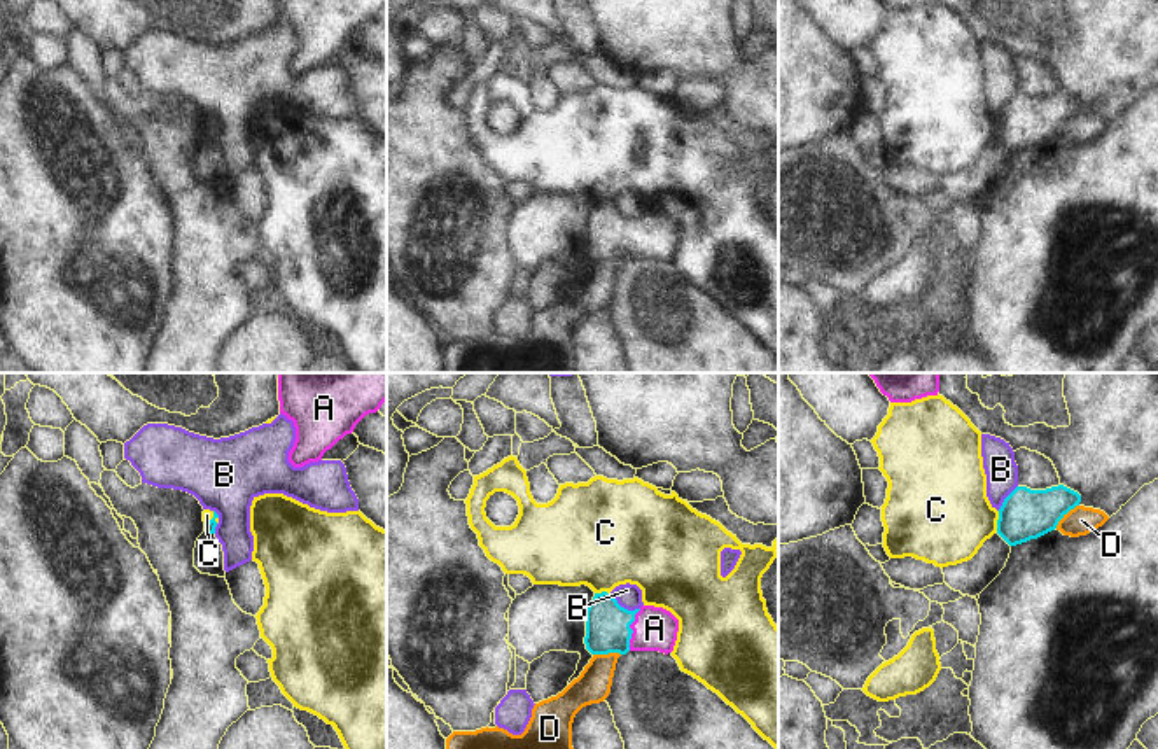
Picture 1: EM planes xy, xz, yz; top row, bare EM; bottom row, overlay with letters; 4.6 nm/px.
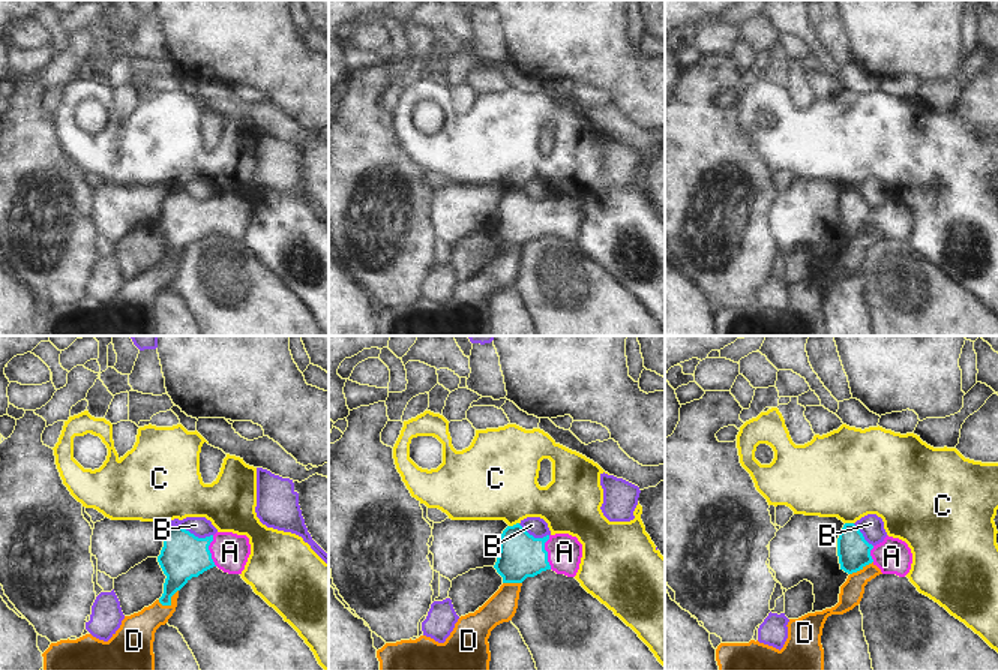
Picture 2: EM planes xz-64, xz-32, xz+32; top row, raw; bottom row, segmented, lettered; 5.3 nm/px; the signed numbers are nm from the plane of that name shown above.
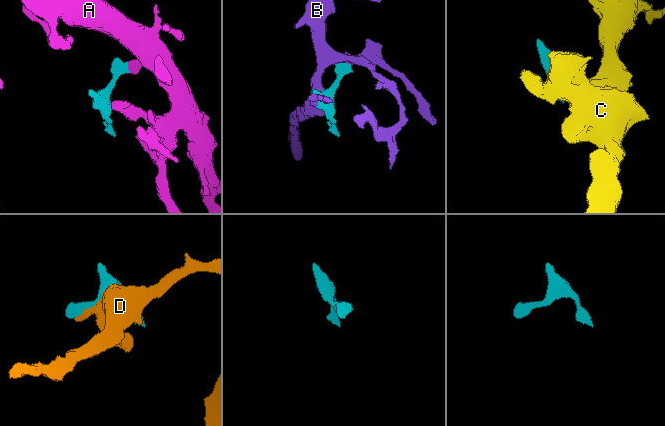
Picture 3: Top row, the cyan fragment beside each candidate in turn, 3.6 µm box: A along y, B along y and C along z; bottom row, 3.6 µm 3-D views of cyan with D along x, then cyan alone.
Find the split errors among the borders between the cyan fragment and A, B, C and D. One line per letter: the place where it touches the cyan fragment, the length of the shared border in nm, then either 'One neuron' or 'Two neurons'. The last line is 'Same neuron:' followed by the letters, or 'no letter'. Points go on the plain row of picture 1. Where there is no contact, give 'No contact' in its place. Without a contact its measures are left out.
A: Touches cyan at xz (632, 238). Shared border 200 nm. One neuron
B: Touches cyan at xz (623, 216). Shared border 160 nm. Two neurons
C: Touches cyan at yz (997, 130). Shared border 100 nm. Two neurons
D: Touches cyan at yz (1066, 121). Shared border 160 nm. Two neurons
Same neuron: A.

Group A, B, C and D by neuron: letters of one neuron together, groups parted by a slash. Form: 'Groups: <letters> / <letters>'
Groups: A / B / C / D.

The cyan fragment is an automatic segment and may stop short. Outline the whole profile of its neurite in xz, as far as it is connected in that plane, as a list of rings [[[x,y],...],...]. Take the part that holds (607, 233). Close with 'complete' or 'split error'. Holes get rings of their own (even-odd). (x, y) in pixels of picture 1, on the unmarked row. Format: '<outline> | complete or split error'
[[[595,201],[586,217],[584,252],[591,262],[628,259],[672,261],[679,228],[663,215],[642,214],[628,219],[607,201]]] | split error

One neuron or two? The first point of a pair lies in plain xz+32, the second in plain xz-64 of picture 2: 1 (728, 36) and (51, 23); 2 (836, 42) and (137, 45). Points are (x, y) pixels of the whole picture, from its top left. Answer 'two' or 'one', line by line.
1: two
2: one

